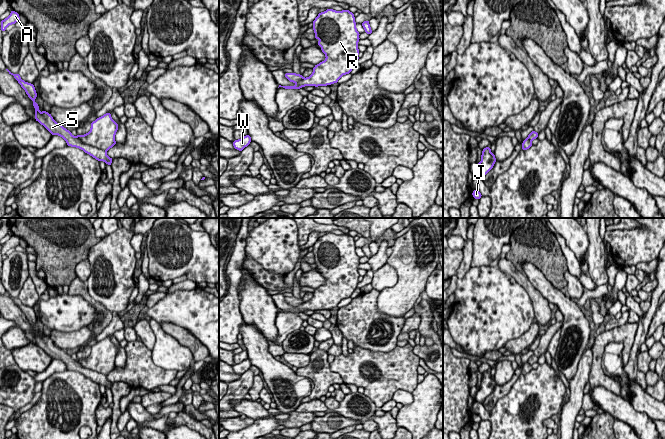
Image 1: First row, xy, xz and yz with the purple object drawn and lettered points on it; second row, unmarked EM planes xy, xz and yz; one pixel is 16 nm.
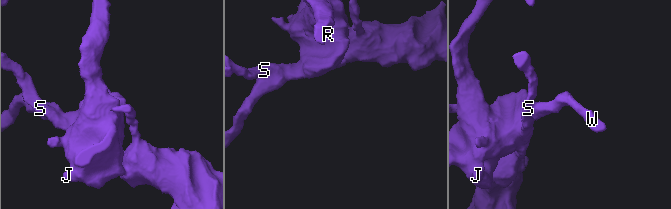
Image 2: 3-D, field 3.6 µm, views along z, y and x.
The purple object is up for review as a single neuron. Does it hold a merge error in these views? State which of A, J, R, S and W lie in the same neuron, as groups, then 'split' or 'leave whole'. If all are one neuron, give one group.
A S / J R W | split

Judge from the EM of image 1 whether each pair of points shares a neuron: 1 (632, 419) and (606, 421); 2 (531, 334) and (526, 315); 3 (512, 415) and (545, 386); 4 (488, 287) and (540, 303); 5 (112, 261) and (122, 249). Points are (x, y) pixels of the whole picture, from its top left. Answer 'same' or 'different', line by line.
1: different
2: different
3: same
4: different
5: same

